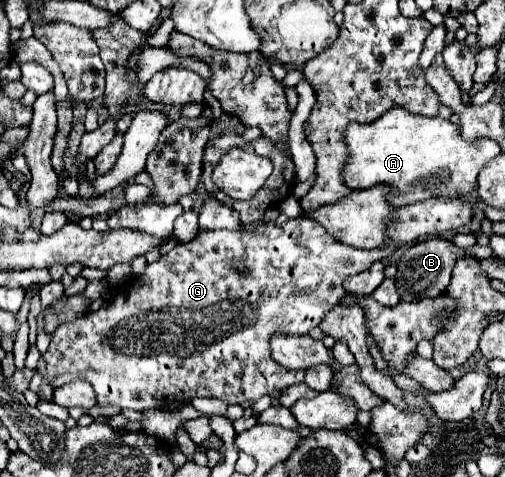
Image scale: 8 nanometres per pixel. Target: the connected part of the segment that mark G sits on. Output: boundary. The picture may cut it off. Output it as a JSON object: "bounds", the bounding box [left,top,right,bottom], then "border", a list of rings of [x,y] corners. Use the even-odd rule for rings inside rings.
{"bounds":[44,198,474,410],"border":[[[430,198],[424,202],[416,202],[404,208],[396,208],[392,212],[392,220],[388,224],[388,236],[390,236],[390,244],[386,244],[384,248],[374,248],[374,250],[358,250],[358,248],[348,248],[346,244],[336,242],[318,222],[314,220],[306,220],[306,218],[294,218],[288,220],[282,228],[276,226],[274,222],[258,222],[250,228],[240,228],[240,230],[212,230],[212,232],[202,232],[200,236],[196,236],[192,242],[188,244],[178,244],[174,246],[166,256],[162,256],[160,260],[156,260],[154,264],[146,266],[146,272],[126,290],[116,292],[114,300],[106,306],[100,308],[98,312],[90,312],[88,316],[70,322],[70,324],[62,324],[56,328],[56,332],[52,334],[50,340],[50,348],[44,354],[46,366],[48,366],[48,382],[52,388],[60,388],[72,380],[86,380],[92,384],[96,396],[98,396],[98,406],[118,406],[118,408],[130,408],[130,410],[148,410],[148,408],[166,408],[172,402],[190,402],[192,398],[218,398],[224,400],[226,404],[242,404],[246,400],[256,402],[258,398],[272,394],[274,390],[284,390],[292,384],[304,382],[304,370],[288,370],[284,366],[280,366],[278,362],[272,360],[270,356],[270,336],[274,332],[288,332],[288,334],[308,334],[308,330],[312,330],[314,326],[320,324],[320,320],[324,320],[324,312],[328,312],[328,308],[332,308],[332,304],[338,304],[340,298],[344,296],[344,288],[342,282],[348,276],[360,274],[364,270],[368,270],[374,262],[378,260],[386,260],[388,256],[392,256],[394,250],[424,238],[424,236],[432,236],[432,234],[440,234],[440,232],[450,232],[450,230],[458,230],[466,224],[472,222],[474,216],[474,206],[462,198]],[[236,264],[244,264],[246,266],[246,276],[242,276],[236,270]]]}

